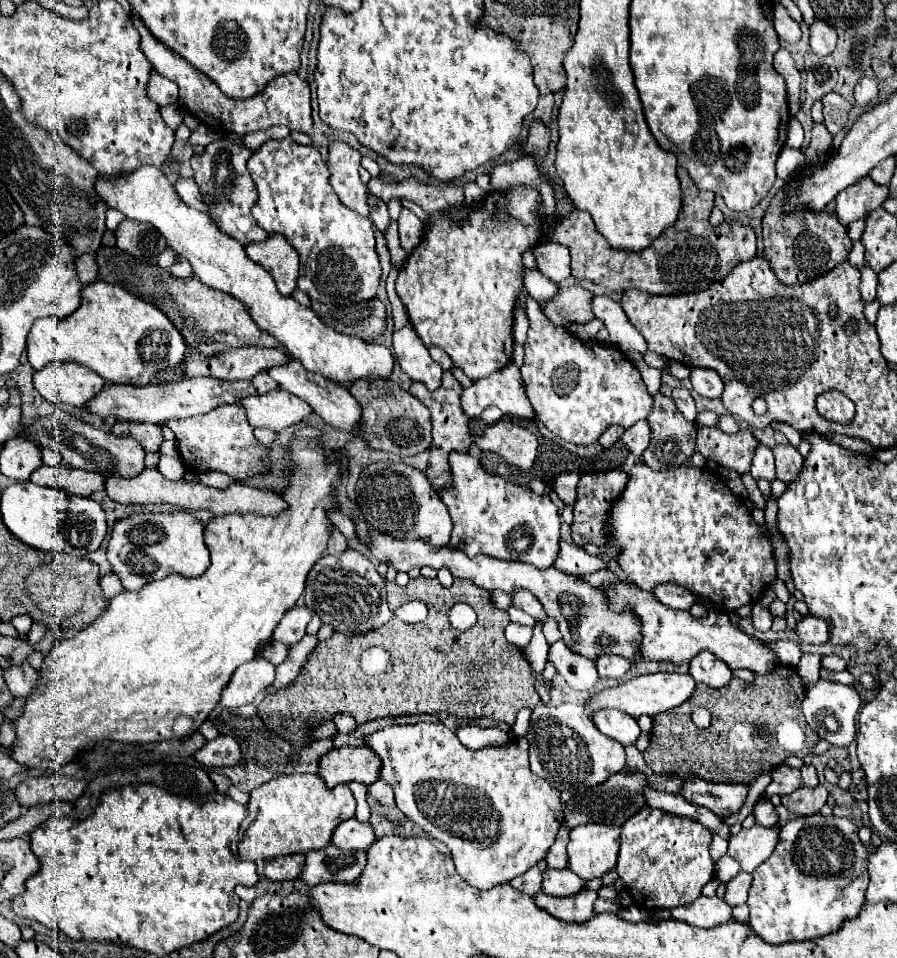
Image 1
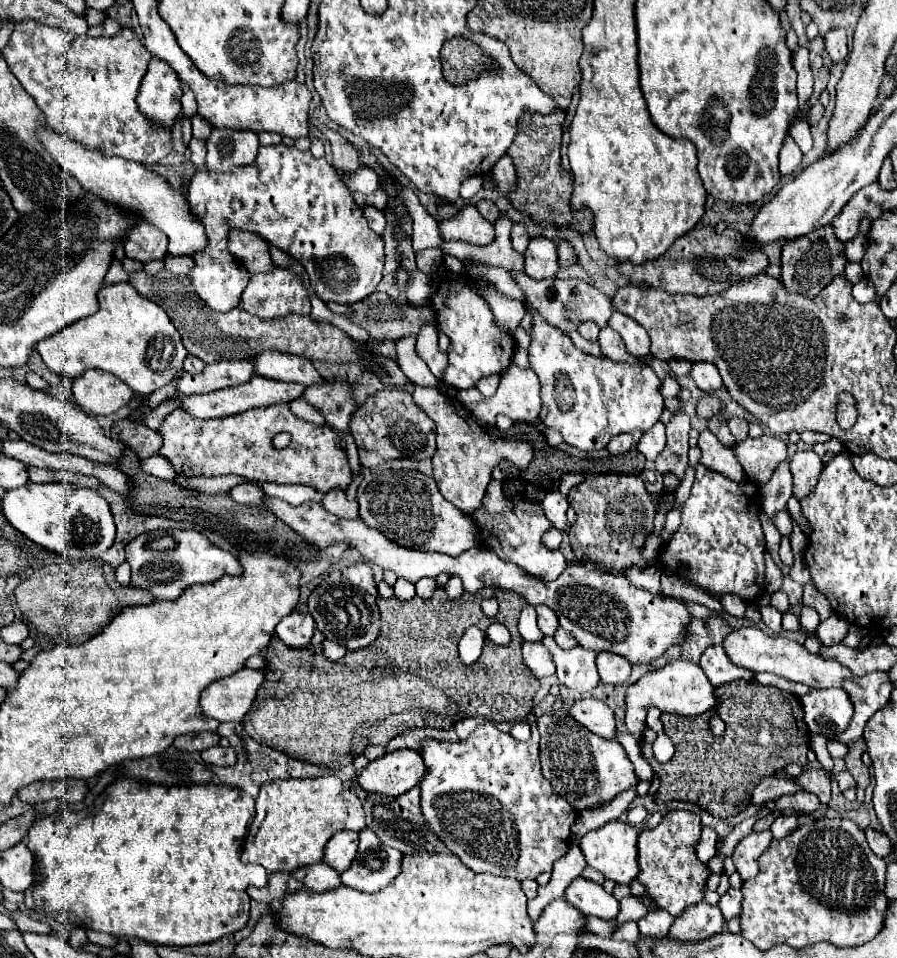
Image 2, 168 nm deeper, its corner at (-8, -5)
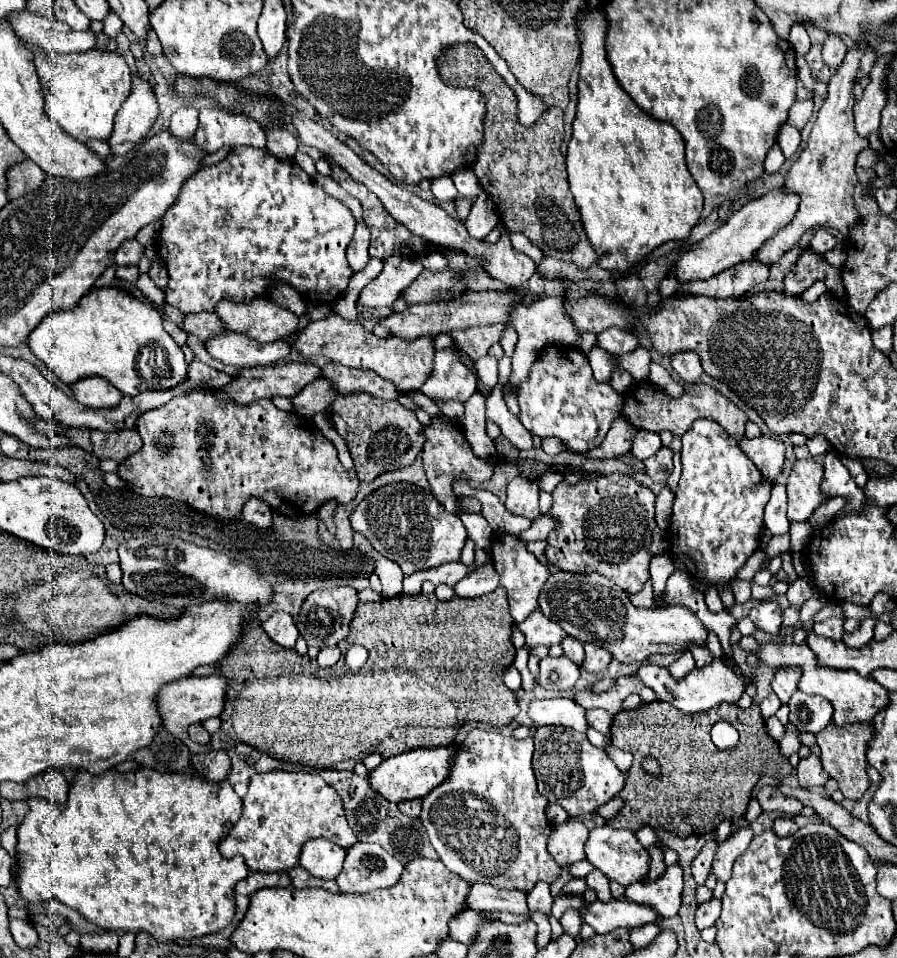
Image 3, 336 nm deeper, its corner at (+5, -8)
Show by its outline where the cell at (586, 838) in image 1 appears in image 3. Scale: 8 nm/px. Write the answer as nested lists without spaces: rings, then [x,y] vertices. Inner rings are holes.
[[[607,824],[593,828],[589,832],[589,840],[585,844],[585,854],[587,854],[587,860],[595,868],[605,872],[605,876],[609,880],[617,880],[623,886],[629,886],[637,880],[645,880],[645,876],[649,872],[649,852],[647,852],[647,848],[643,848],[641,842],[635,838],[635,834],[625,830],[625,828],[611,828]]]

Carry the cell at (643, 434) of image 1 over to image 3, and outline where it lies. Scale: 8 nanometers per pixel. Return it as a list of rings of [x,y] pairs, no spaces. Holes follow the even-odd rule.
[[[639,430],[637,436],[635,436],[635,442],[633,442],[631,452],[633,452],[635,458],[647,460],[647,458],[651,458],[659,448],[661,448],[661,438],[659,438],[659,434]]]

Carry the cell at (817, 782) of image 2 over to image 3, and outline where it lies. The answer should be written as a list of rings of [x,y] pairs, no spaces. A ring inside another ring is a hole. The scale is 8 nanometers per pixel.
[[[809,754],[807,758],[801,758],[797,766],[797,776],[803,788],[809,786],[823,786],[829,780],[829,774],[823,770],[821,760],[815,754]]]

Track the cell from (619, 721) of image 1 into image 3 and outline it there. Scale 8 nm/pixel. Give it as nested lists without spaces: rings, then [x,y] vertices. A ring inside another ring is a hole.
[[[569,698],[533,700],[529,704],[529,718],[535,726],[569,726],[577,732],[587,730],[585,708],[571,702]]]

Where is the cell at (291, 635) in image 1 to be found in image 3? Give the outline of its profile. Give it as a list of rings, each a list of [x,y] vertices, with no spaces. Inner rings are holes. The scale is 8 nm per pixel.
[[[275,612],[261,626],[269,634],[269,638],[273,642],[277,642],[279,646],[283,646],[283,648],[295,648],[295,642],[299,638],[299,630],[295,626],[293,616],[285,614],[285,612]]]

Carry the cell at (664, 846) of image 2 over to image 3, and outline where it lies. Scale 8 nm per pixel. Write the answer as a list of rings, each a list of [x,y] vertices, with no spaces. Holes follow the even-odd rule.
[[[653,846],[649,848],[649,854],[651,854],[651,870],[647,874],[645,880],[655,880],[657,876],[661,876],[665,872],[665,862],[663,862],[663,850]]]

